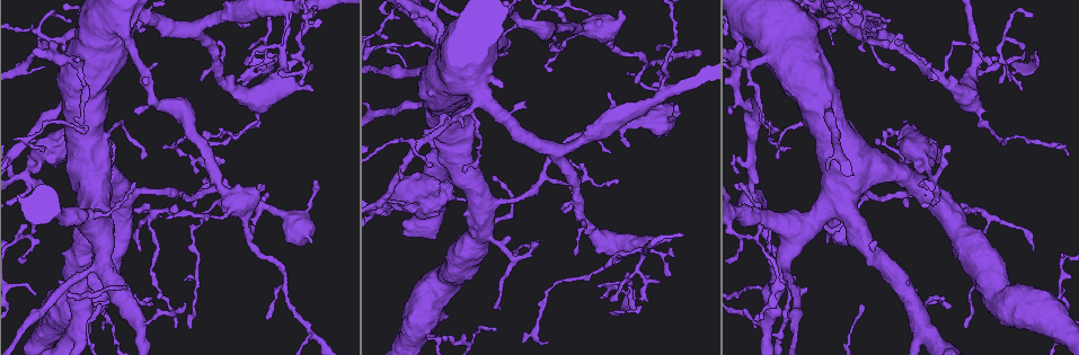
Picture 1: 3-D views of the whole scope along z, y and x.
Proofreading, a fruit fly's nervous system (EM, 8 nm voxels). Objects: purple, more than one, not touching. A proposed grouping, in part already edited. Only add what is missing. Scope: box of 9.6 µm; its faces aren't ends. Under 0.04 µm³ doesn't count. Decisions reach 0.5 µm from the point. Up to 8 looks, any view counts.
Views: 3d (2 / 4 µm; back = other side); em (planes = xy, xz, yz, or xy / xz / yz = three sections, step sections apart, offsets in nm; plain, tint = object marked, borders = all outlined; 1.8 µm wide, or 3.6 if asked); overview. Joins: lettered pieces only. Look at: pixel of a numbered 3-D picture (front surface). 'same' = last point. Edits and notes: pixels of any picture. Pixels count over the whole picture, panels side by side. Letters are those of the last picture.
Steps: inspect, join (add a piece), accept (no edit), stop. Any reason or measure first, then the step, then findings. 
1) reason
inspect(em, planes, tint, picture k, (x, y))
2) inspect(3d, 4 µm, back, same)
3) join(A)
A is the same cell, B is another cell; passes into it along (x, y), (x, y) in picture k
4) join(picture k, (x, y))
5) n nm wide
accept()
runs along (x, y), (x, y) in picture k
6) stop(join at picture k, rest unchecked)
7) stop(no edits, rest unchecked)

stops while still wide
inspect(3d, 4 µm, picture 1, (452, 184))

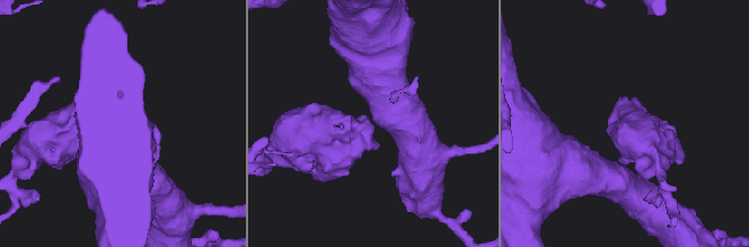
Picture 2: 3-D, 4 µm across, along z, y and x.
inspect(em, planes, borders, picture 2, (369, 126))

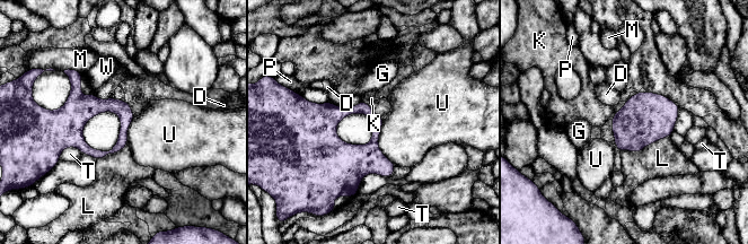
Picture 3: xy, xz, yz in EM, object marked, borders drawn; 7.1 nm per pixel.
L touches over 360 nm
accept()
D, G, K, L, M, P, T, U and W are other cells; border along (383, 118), (378, 147), (396, 166) in picture 3; none of them fits

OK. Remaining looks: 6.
abrupt turn
inspect(em, planes, borders, picture 1, (929, 170))

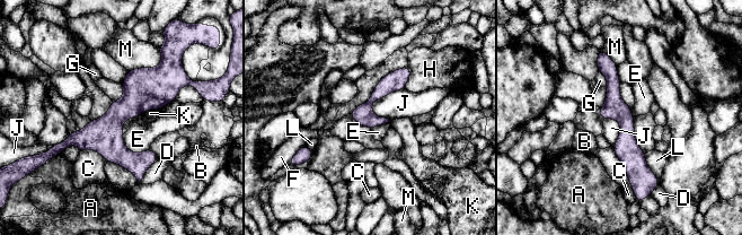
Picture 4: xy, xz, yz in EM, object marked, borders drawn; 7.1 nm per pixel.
accept()
A, B, C, D, E, F, G, H, J, K, L and M are other cells; runs along (175, 83), (58, 148) in picture 4; none of them fits

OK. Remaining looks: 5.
inspect(3d, 2 µm, back, picture 1, (401, 204))

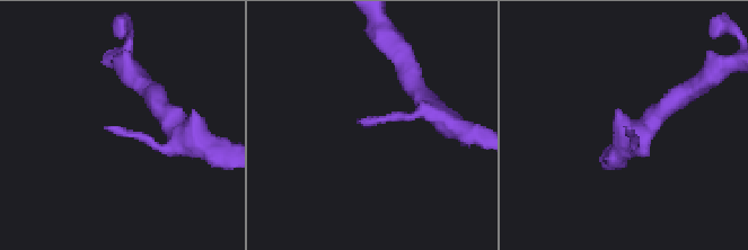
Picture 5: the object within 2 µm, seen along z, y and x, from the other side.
now the EM
inspect(em, planes, borders, picture 5, (628, 127))

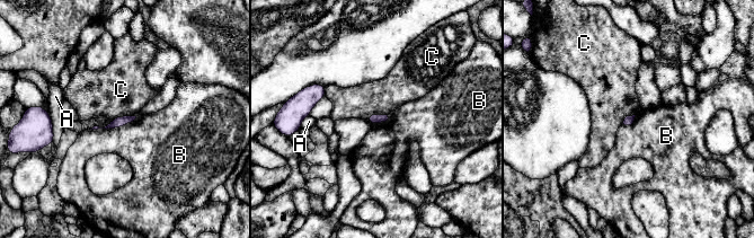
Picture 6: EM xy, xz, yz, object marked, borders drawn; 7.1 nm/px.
accept()
A, B and C are other cells; border along (135, 115), (120, 115), (112, 120) in picture 6; none of them fits

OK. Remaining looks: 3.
stop(no edits, rest unchecked)

